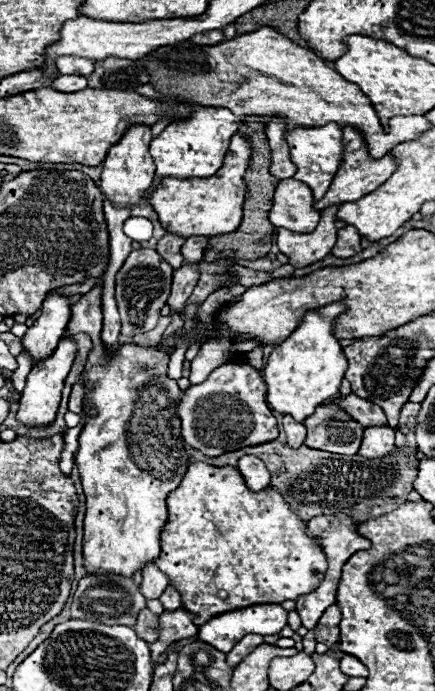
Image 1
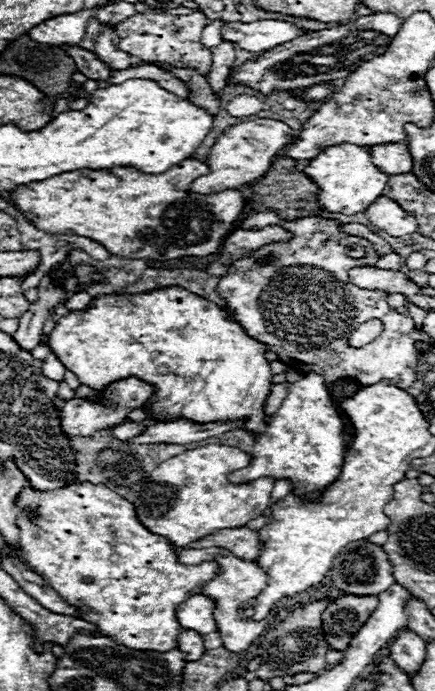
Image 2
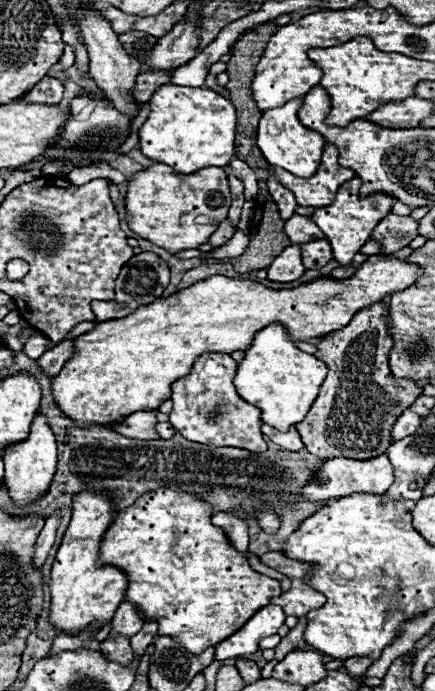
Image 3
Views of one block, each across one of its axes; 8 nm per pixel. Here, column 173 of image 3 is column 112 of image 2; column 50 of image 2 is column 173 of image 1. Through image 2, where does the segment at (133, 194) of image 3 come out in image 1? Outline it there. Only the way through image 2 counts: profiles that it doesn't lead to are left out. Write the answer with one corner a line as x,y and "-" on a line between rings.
240,134
232,136
230,150
224,158
220,172
210,178
162,178
156,190
148,196
148,202
158,214
160,224
166,232
178,234
184,238
190,236
220,236
234,232
242,222
242,204
244,204
244,172
250,160
250,144

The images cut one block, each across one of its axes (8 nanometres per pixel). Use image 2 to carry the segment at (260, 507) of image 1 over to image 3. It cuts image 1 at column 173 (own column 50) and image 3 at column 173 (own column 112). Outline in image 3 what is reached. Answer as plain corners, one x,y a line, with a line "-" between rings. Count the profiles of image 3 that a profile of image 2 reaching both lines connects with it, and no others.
170,488
150,490
150,492
144,492
144,496
140,496
132,506
128,506
126,510
122,510
122,512
116,514
112,526
108,528
108,532
104,534
104,540
102,540
102,544
100,544
100,562
98,562
98,566
116,566
116,568
120,568
120,570
126,572
126,578
128,578
126,602
132,602
132,604
144,614
146,620
156,620
156,622
158,622
158,636
170,636
172,640
176,640
180,646
184,646
184,648
186,648
188,652
192,652
192,654
200,654
200,652
204,652
204,648
210,648
210,646
220,644
222,640
226,640
228,636
232,636
236,630
240,630
240,628
246,624
246,620
248,620
250,616
254,616
254,612
258,612
260,608
264,608
264,606
270,602
270,598
282,594
280,582
274,580
274,578
268,578
268,576
264,576
264,574
258,574
256,570
252,570
250,564
248,564
246,554
236,552
236,550
230,546
230,542
228,542
228,538
224,536
224,532
222,532
220,528
212,526
210,518
212,518
212,508
210,508
206,502
198,500
194,494
174,492
174,490
170,490

